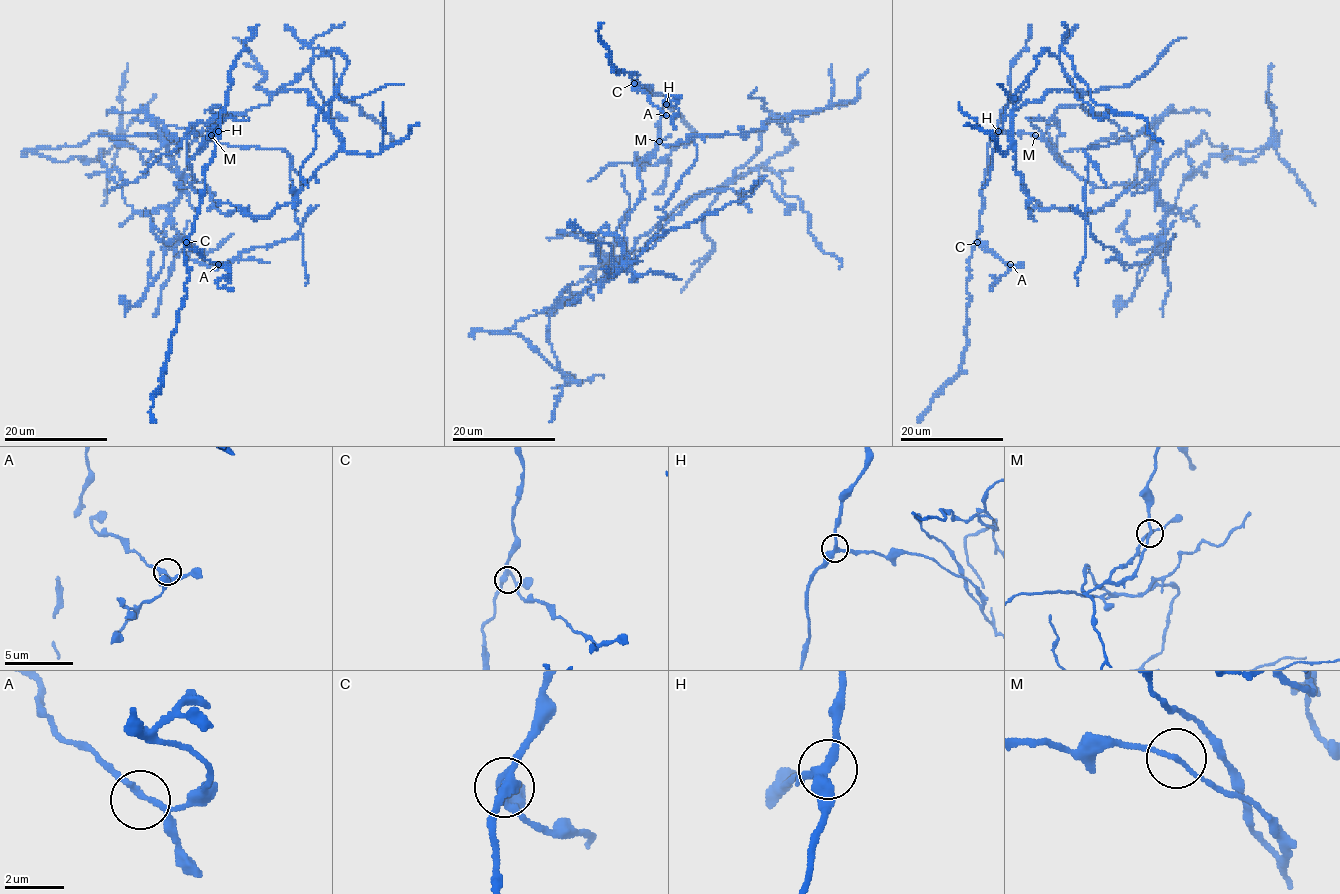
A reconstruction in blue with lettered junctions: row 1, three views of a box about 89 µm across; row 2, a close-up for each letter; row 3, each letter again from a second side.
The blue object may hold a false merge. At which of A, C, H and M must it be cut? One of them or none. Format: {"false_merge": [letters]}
{"false_merge": ["M"]}

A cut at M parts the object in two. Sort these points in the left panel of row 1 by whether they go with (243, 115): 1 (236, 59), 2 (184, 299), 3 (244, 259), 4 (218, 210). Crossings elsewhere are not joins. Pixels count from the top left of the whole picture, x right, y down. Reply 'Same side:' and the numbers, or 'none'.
Same side: 3, 4

